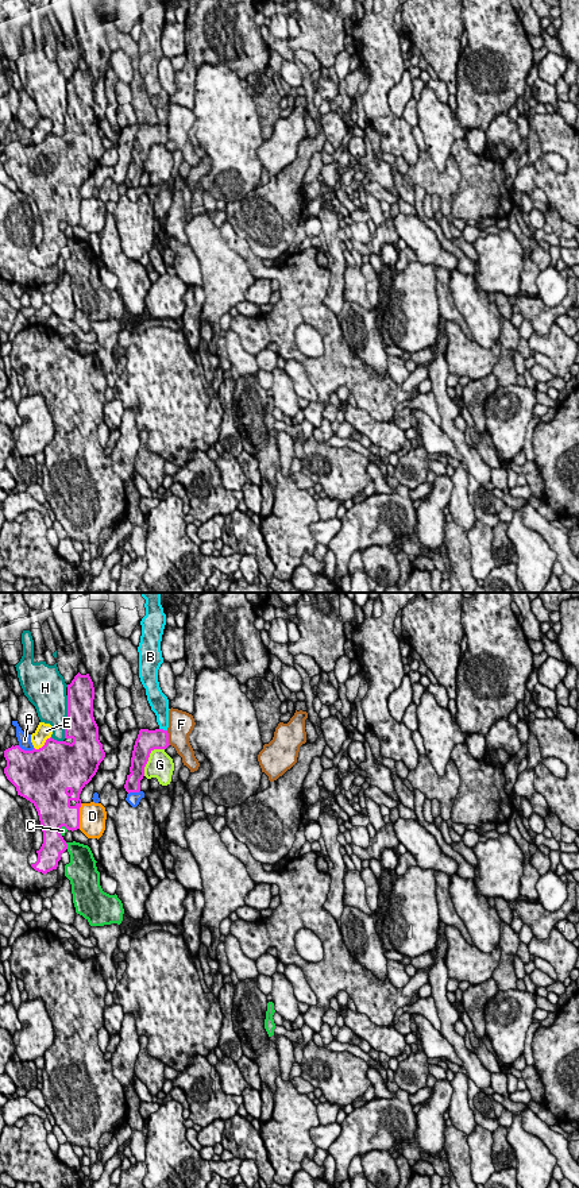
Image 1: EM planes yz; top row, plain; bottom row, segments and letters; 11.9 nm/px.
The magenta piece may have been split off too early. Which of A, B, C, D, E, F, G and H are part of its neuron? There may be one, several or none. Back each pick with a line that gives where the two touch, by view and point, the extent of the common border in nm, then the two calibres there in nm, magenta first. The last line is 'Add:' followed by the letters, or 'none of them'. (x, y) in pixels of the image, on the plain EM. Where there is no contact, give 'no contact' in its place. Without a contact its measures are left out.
Add: none of them

